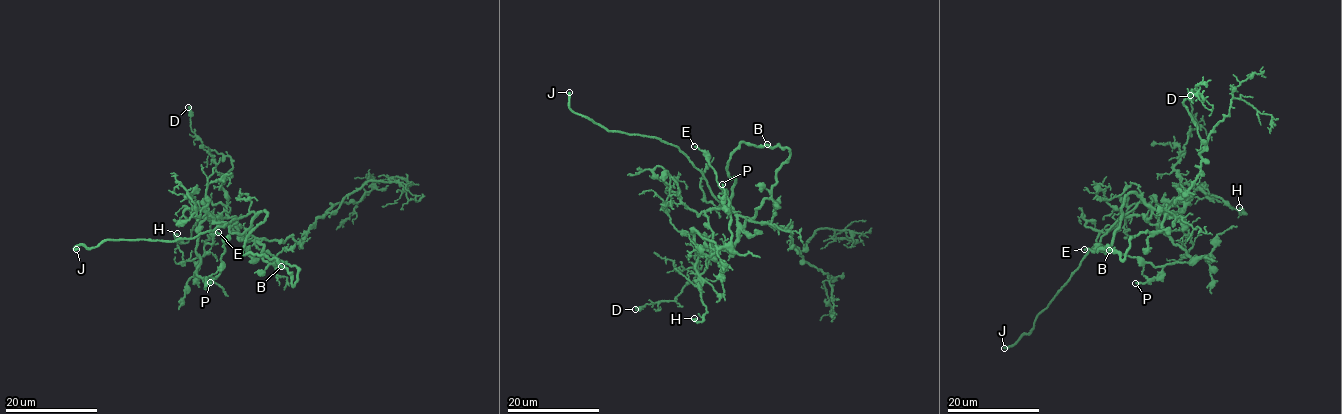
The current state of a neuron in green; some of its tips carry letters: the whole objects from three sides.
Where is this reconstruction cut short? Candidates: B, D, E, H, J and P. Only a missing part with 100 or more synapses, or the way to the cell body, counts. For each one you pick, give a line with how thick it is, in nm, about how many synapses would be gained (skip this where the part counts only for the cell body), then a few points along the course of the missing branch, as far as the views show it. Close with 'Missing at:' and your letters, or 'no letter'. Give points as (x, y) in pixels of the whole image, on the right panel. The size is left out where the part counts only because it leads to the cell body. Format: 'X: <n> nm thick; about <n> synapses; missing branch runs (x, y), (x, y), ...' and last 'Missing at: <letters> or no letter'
J: 320 nm thick; missing branch runs (1004, 348), (991, 353), (976, 348), (949, 353)
Missing at: J

